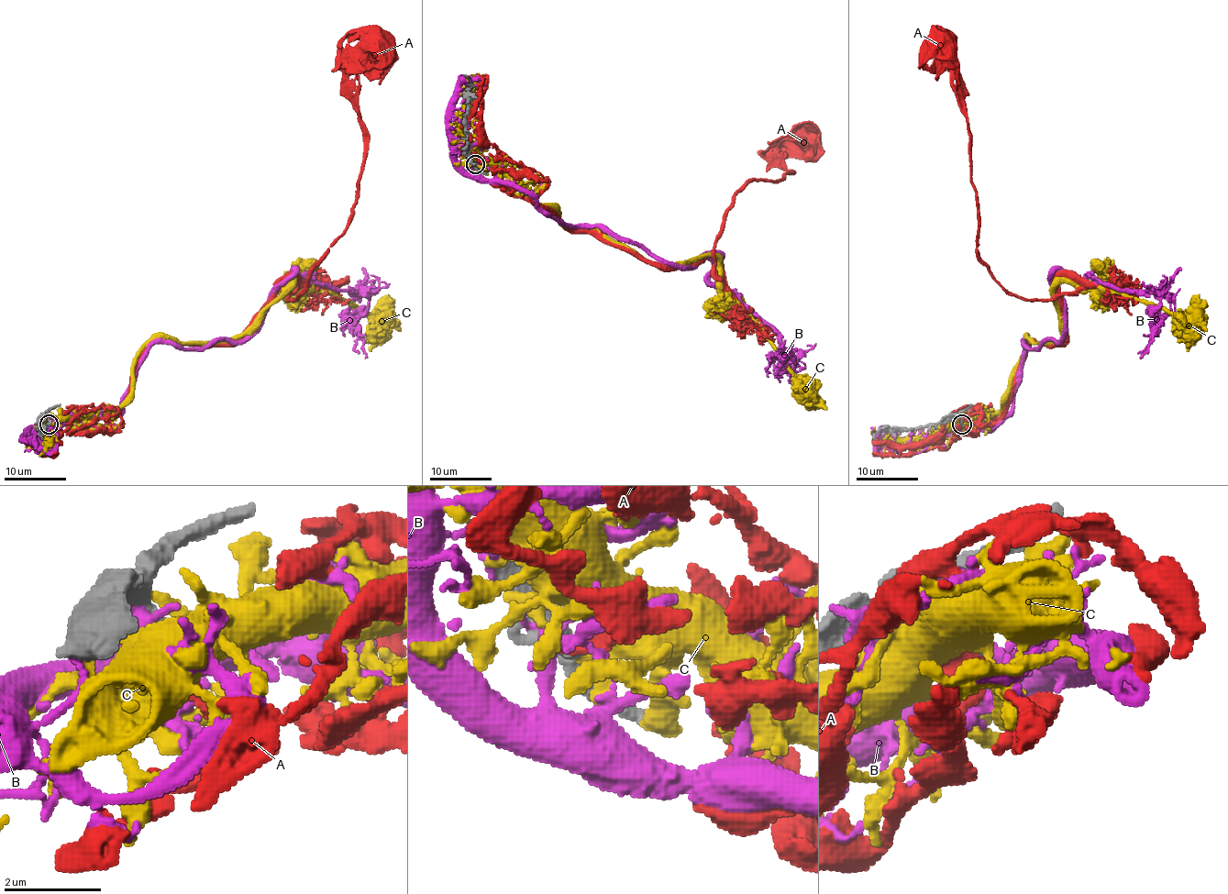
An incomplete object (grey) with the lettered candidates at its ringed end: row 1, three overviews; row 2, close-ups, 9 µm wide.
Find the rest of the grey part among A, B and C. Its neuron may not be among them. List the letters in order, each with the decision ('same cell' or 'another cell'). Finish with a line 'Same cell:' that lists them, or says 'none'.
A: same cell
B: another cell
C: another cell
Same cell: A

